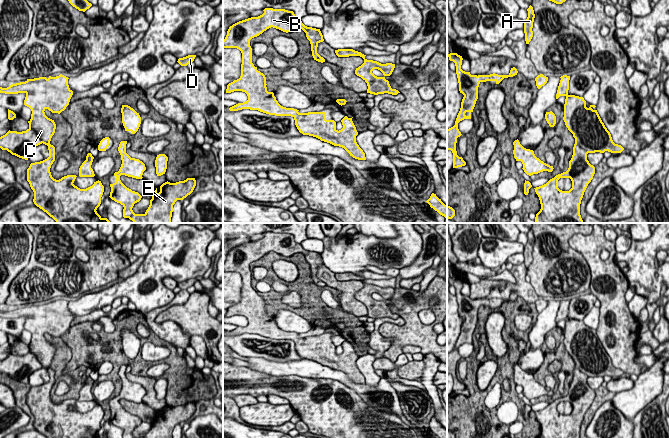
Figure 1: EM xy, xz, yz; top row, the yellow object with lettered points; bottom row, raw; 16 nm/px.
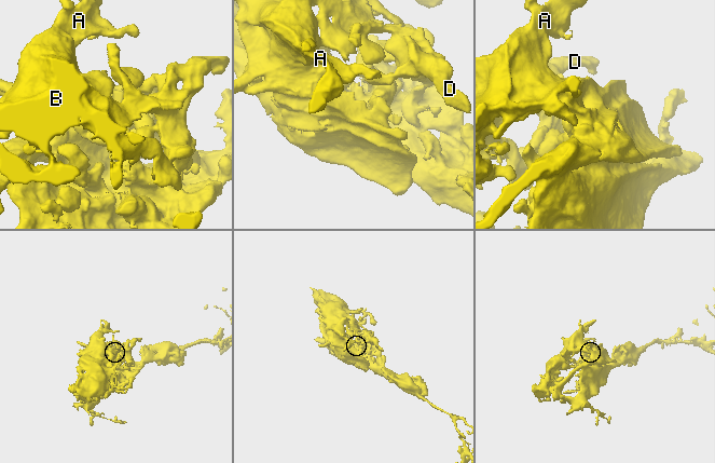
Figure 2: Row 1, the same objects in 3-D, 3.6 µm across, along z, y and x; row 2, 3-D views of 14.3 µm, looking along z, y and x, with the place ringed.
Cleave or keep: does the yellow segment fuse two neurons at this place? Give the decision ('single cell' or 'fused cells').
single cell

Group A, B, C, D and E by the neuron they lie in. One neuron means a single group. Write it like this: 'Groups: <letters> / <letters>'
Groups: A B C D E

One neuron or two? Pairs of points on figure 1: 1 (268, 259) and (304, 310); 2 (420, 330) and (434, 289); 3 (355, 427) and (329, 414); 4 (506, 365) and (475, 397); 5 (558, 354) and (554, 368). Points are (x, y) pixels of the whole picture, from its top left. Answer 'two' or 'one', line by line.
1: one
2: one
3: one
4: one
5: two

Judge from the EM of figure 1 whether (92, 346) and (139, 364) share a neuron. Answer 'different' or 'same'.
same

